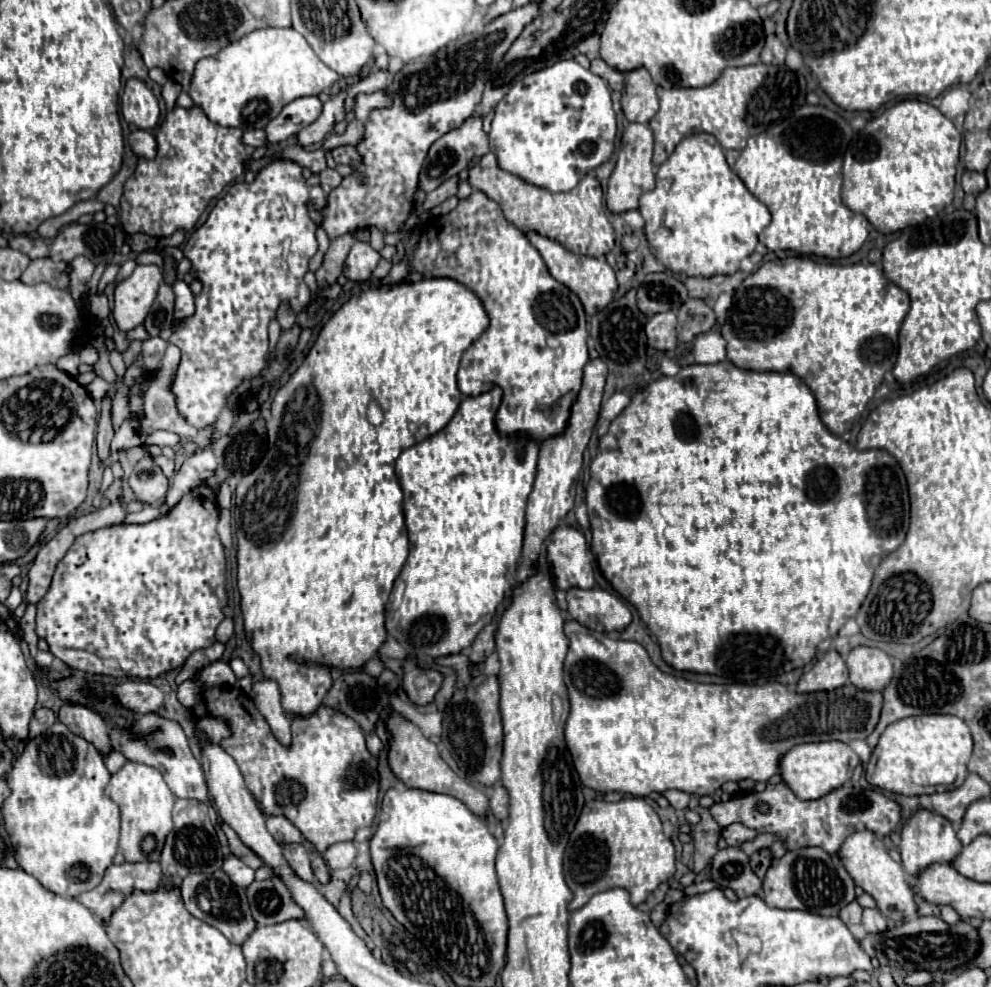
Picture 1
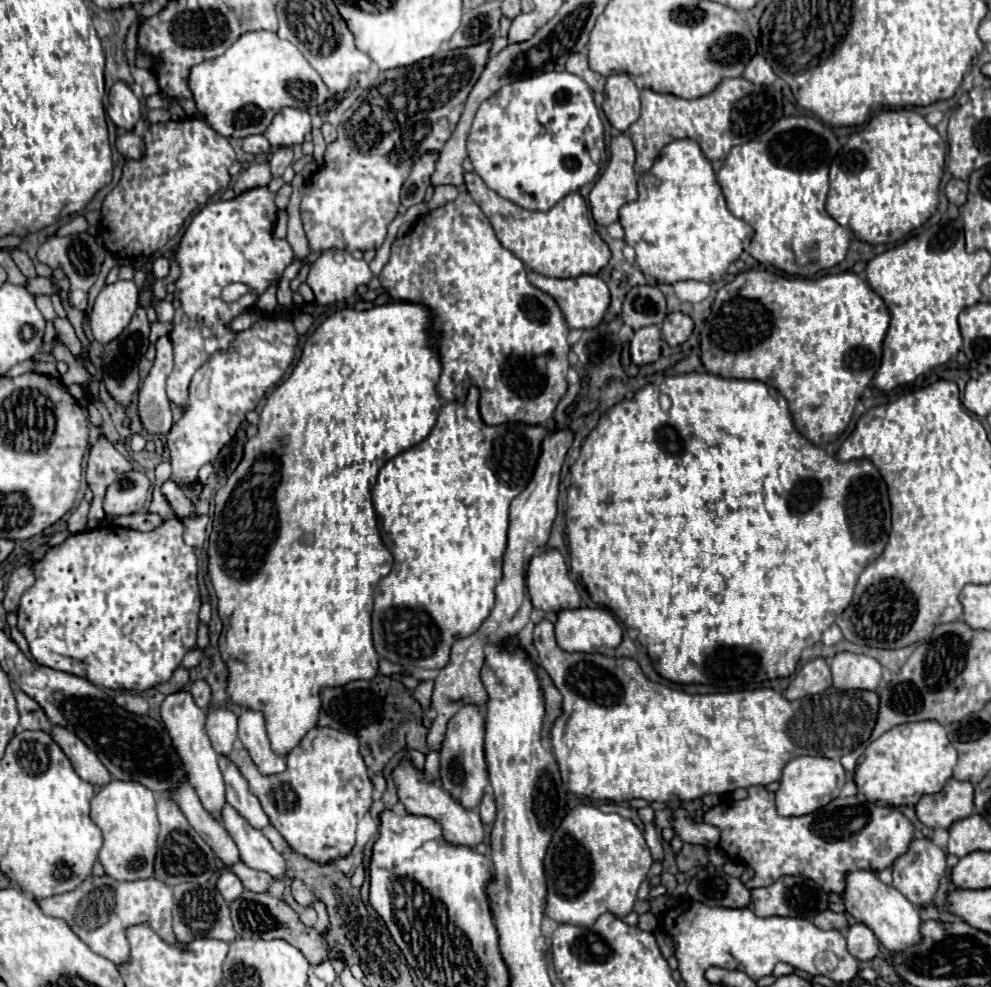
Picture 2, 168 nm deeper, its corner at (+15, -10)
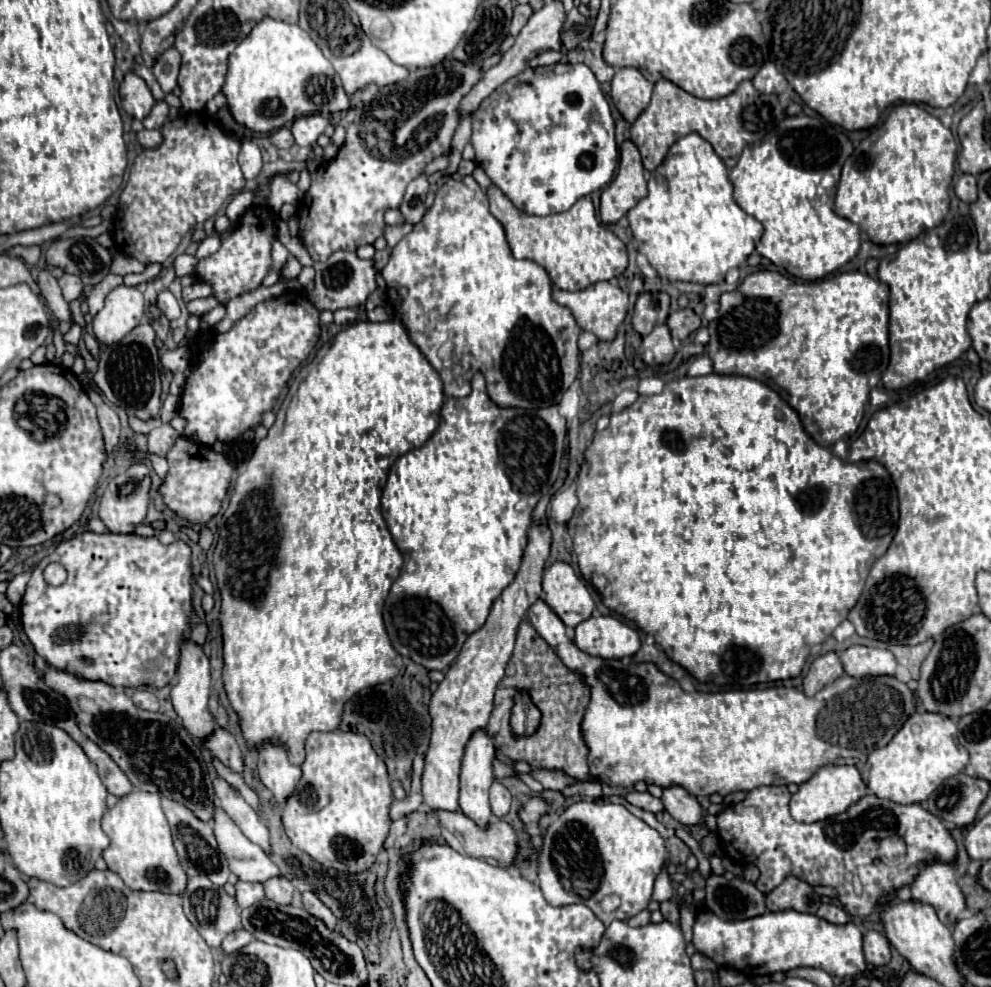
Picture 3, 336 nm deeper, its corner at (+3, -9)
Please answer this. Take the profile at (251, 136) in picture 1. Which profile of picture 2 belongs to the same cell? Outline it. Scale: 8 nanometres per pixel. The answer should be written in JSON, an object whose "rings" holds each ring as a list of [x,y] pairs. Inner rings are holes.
{"rings":[[[250,135],[250,137],[244,139],[242,149],[246,153],[268,153],[272,147],[270,147],[270,143],[264,135]]]}

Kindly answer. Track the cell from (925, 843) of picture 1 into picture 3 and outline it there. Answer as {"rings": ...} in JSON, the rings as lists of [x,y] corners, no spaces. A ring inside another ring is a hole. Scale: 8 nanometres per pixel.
{"rings":[[[948,862],[926,864],[910,884],[912,898],[934,906],[938,918],[946,926],[954,926],[966,908],[964,894],[956,882],[956,870]]]}

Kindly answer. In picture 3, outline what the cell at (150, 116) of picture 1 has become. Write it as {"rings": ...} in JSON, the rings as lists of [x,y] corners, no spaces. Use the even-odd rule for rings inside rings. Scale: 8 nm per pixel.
{"rings":[[[128,72],[124,82],[120,84],[120,98],[124,112],[136,120],[144,120],[150,114],[152,106],[156,104],[146,82],[134,72]]]}

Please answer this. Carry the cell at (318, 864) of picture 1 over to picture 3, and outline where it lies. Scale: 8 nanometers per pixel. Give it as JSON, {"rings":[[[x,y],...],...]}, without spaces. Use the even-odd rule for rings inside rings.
{"rings":[[[304,892],[302,894],[302,902],[304,902],[304,908],[312,914],[312,916],[316,916],[316,918],[320,918],[328,928],[336,928],[336,916],[332,914],[332,910],[314,894],[314,892]]]}

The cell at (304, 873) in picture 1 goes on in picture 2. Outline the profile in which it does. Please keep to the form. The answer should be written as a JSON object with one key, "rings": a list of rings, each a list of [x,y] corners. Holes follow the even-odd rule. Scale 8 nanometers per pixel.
{"rings":[[[224,805],[220,811],[220,823],[226,827],[226,831],[232,835],[240,849],[240,859],[252,869],[266,871],[274,879],[286,877],[284,875],[284,857],[270,845],[270,841],[254,829],[232,805]]]}

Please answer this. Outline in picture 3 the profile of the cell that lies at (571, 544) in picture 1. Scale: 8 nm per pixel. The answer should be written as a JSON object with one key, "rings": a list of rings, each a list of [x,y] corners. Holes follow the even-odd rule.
{"rings":[[[554,562],[544,570],[542,600],[570,628],[576,628],[594,612],[594,600],[584,580],[568,562]]]}

